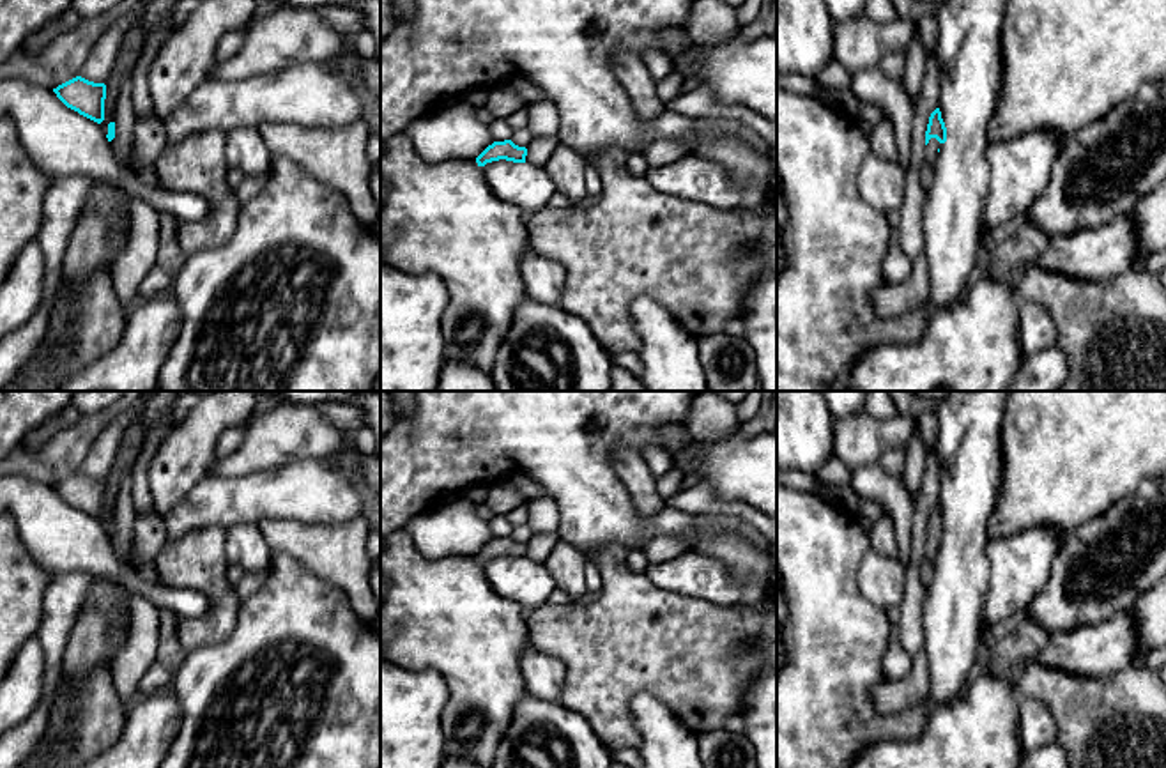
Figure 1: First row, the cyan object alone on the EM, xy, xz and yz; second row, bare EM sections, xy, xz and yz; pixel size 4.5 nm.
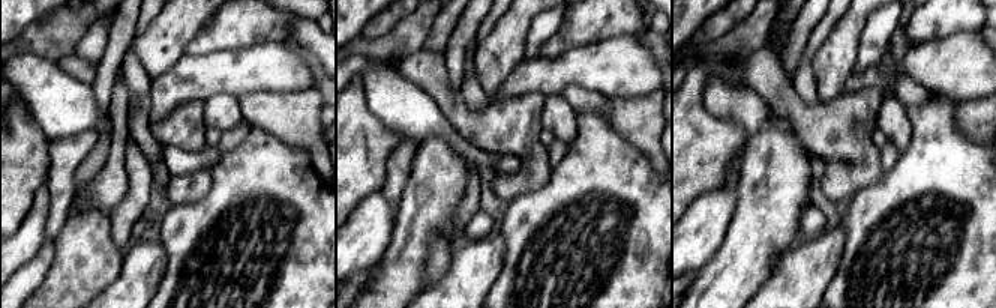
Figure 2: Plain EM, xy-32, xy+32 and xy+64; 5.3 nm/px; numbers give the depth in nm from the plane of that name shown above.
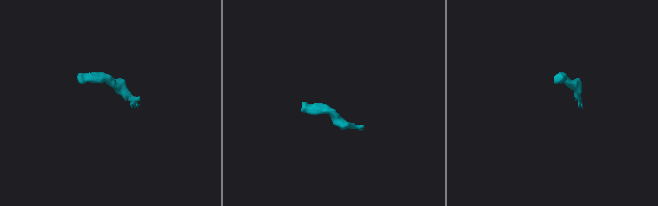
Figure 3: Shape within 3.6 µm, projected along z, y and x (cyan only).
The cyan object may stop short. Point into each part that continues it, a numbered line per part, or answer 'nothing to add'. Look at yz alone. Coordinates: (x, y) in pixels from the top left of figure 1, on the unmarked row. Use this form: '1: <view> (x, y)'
1: yz (931, 547)

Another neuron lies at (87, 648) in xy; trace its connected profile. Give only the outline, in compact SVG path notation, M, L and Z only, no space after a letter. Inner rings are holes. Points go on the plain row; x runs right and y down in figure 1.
M96 577L80 603L51 695L65 695L71 688L78 688L97 669L111 671L117 651L108 637L113 628L124 626L126 611L119 602L117 584Z

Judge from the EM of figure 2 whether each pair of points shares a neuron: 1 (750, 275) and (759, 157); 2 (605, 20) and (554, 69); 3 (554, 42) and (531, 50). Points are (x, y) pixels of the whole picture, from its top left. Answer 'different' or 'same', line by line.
1: same
2: different
3: different

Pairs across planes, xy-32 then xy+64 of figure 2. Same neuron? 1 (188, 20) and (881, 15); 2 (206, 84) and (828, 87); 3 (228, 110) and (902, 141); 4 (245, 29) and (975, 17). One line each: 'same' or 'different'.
1: different
2: different
3: same
4: same

